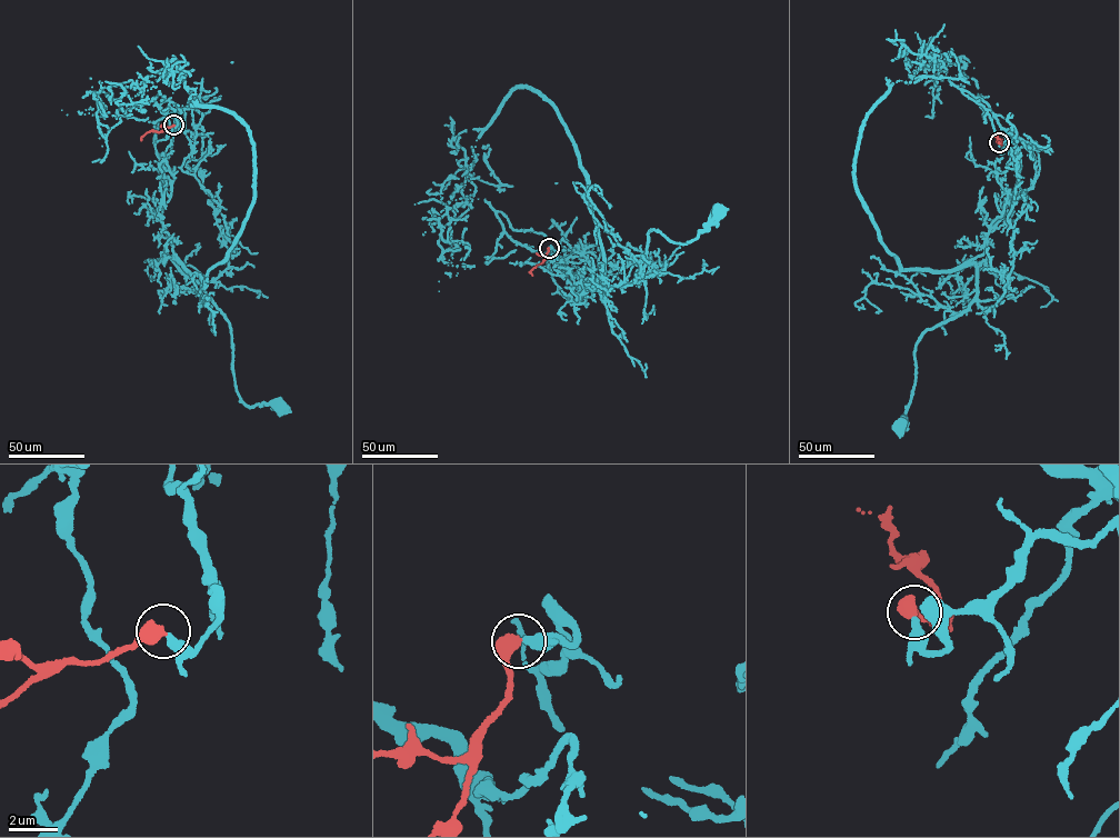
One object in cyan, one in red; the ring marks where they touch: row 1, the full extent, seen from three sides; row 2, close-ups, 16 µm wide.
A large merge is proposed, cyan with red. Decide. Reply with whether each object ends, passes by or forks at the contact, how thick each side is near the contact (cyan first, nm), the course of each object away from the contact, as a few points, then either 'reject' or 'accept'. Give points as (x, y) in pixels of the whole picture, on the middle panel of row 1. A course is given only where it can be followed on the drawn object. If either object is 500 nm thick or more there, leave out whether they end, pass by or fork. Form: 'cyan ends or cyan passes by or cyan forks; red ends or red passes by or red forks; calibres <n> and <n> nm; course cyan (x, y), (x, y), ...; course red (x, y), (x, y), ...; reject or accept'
calibres 360 and 550 nm; course cyan (549, 248), (588, 262), (591, 278), (610, 262), (664, 269), (644, 277), (650, 231), (686, 245), (718, 212); course red (549, 248), (544, 259), (530, 272), (532, 276); accept

